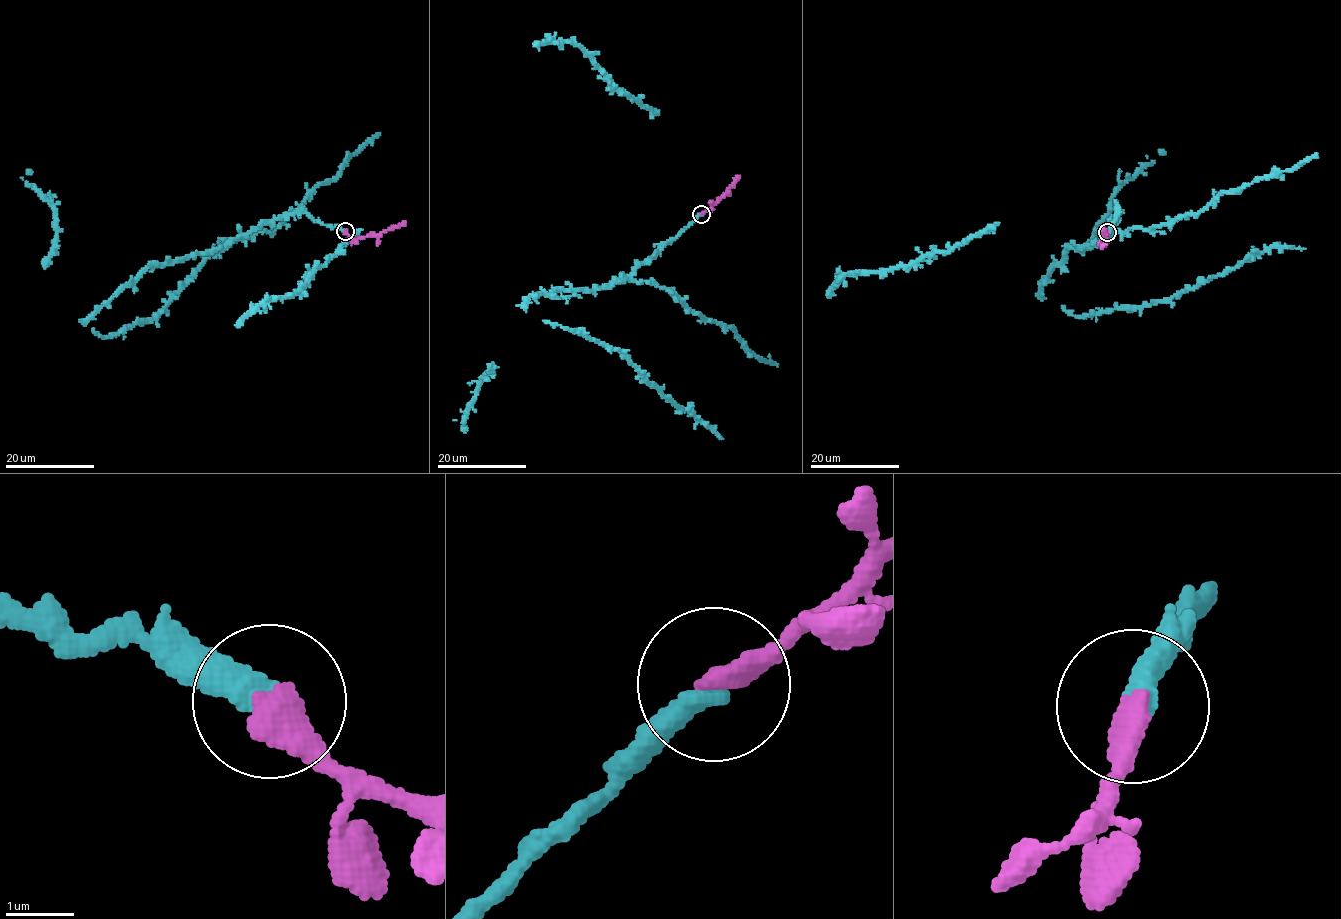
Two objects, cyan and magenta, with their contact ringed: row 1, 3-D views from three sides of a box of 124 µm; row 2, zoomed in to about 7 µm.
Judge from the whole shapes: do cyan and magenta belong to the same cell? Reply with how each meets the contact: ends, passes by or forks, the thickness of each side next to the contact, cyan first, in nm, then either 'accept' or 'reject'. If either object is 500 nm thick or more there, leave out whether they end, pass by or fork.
cyan ends | magenta ends | 400/460 nm | accept

